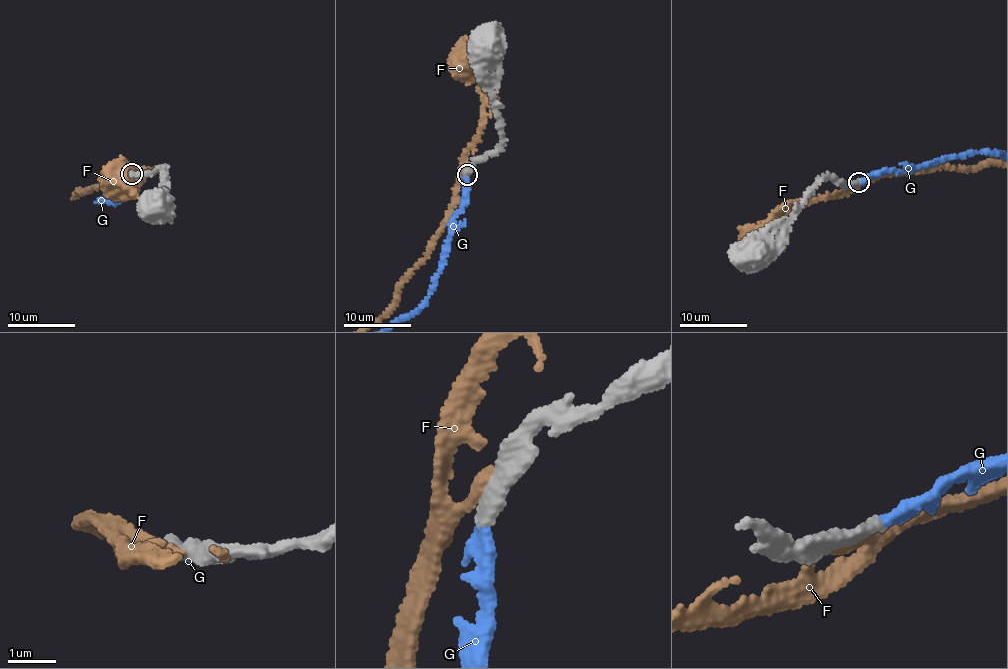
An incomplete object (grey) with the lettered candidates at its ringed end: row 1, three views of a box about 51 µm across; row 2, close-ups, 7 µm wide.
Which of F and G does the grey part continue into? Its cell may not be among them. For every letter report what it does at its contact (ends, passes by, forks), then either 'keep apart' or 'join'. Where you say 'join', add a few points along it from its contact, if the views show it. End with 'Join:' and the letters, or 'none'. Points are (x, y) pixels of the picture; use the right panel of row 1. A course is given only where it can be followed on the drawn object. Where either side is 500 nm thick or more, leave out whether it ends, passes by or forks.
F: keep apart
G: it ends; join
Join: G

